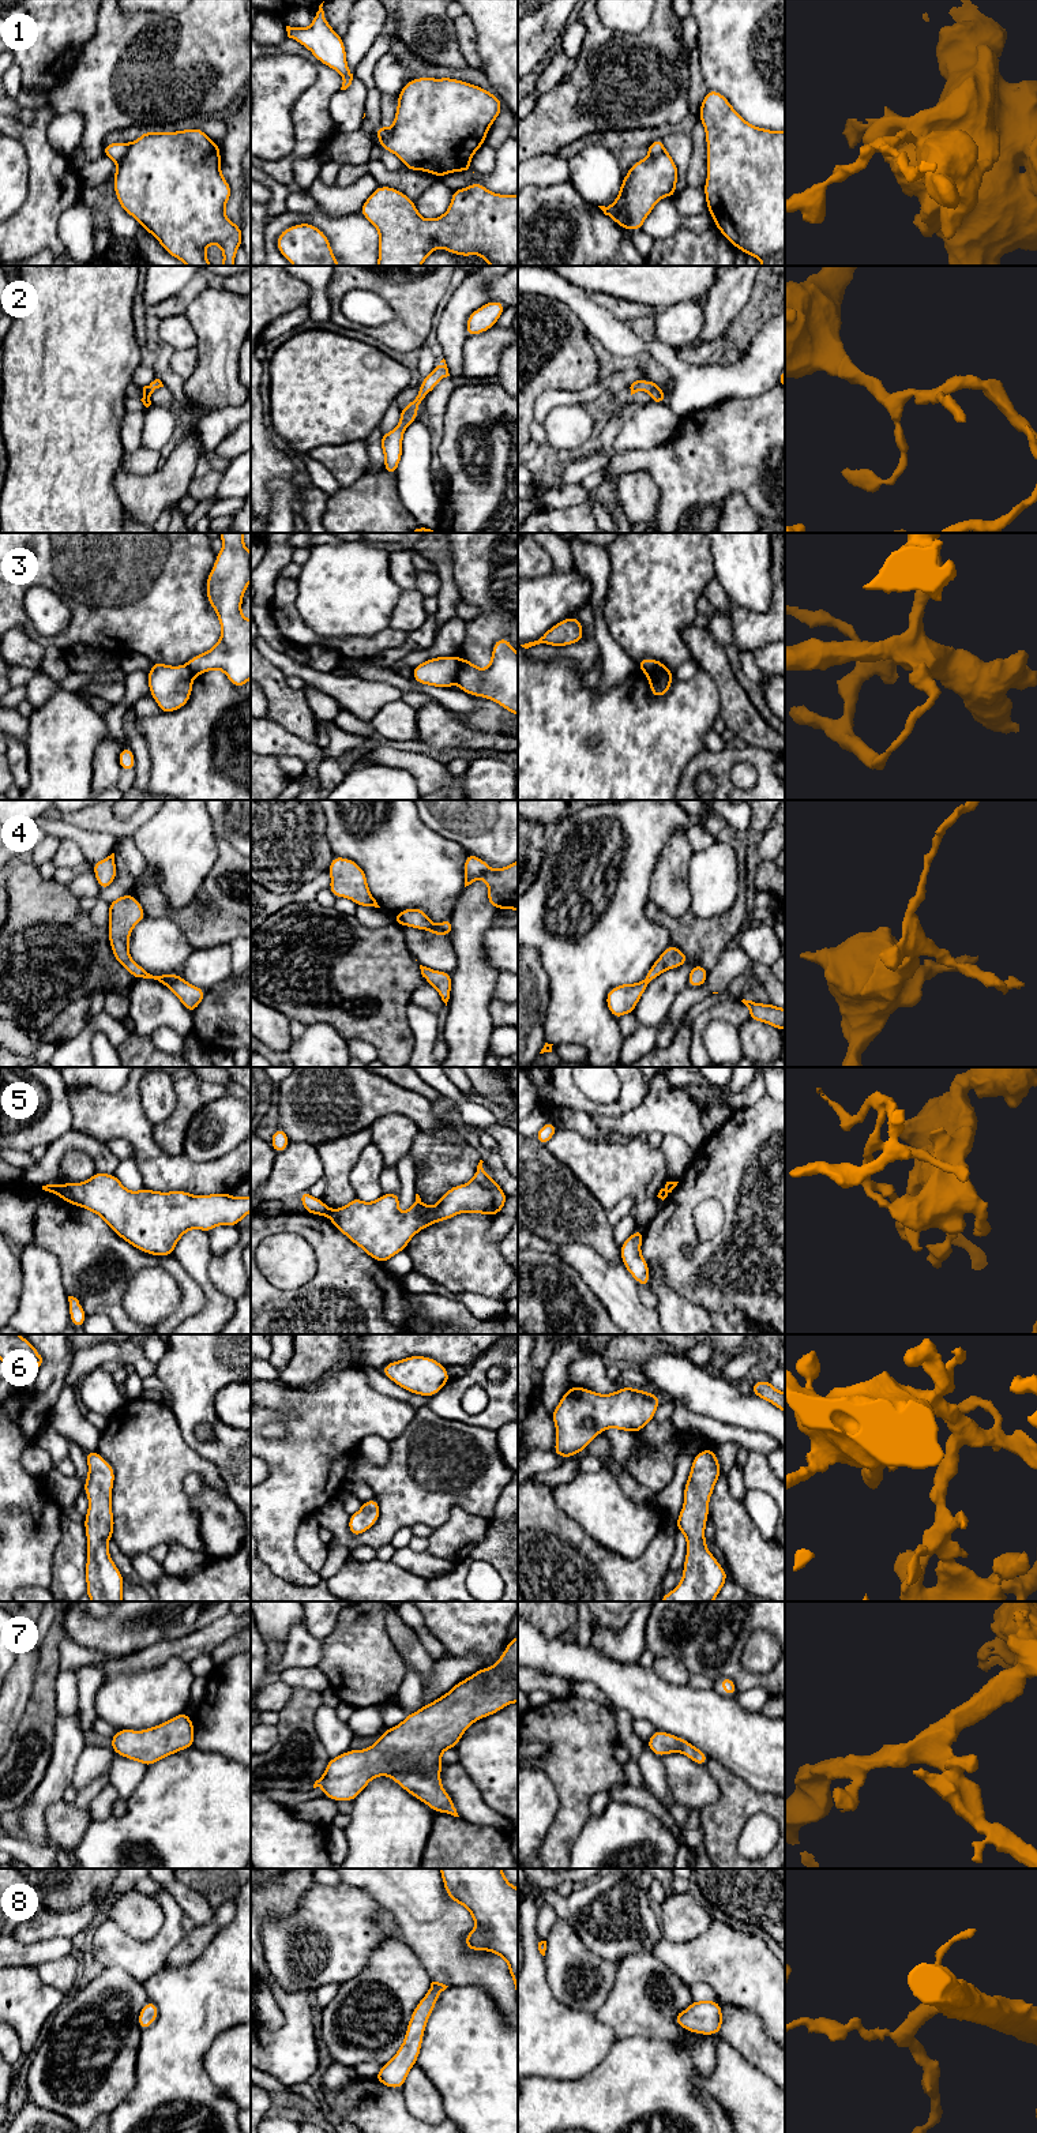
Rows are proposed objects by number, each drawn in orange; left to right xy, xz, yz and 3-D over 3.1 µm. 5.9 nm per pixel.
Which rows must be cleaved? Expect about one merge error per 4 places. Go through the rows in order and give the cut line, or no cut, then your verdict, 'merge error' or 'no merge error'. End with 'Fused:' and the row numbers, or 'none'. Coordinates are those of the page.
1: cut xy (130, 145), (126, 154), (117, 162); merge error
2: cut none; no merge error
3: cut yz (643, 669), (672, 675); merge error
4: cut xy (179, 976), (171, 980), (161, 980), (151, 975), (143, 977); merge error
5: cut xy (59, 1185), (62, 1195); merge error
6: cut none; no merge error
7: cut none; no merge error
8: cut none; no merge error
Fused: 1, 3, 4, 5

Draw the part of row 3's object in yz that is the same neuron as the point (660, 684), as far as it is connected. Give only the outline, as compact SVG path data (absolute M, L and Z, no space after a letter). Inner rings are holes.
M646 671L643 672L649 679L651 695L662 698L670 688L673 675L662 675L658 672L646 672Z

